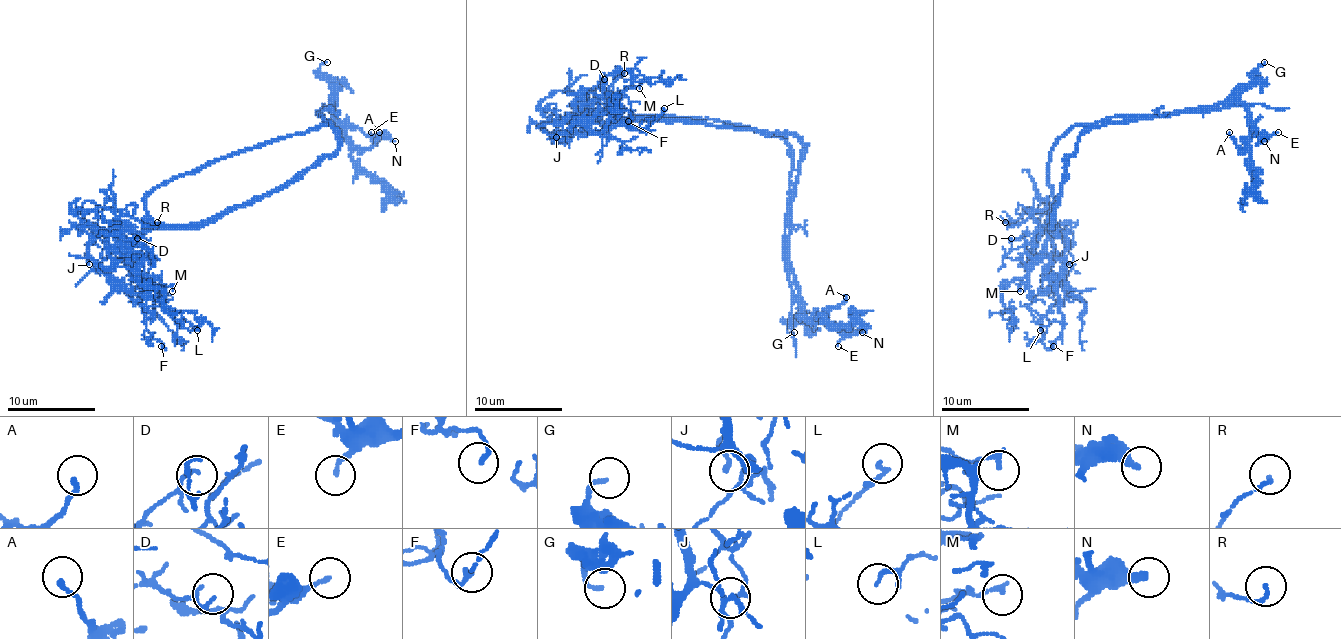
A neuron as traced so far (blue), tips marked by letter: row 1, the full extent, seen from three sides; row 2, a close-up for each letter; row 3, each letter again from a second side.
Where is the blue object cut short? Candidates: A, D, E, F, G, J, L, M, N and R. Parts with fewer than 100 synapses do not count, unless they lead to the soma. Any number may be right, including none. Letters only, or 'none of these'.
none of these

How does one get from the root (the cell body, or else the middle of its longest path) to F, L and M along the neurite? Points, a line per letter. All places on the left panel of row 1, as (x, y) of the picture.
F: (254, 145), (164, 181), (146, 198), (146, 227), (122, 227), (122, 242), (139, 260), (146, 330), (161, 346)
L: (254, 145), (164, 181), (146, 198), (142, 231), (104, 229), (120, 255), (153, 284), (161, 306), (197, 330)
M: (254, 145), (164, 181), (146, 198), (146, 227), (122, 227), (122, 242), (139, 260), (139, 277), (172, 291)

